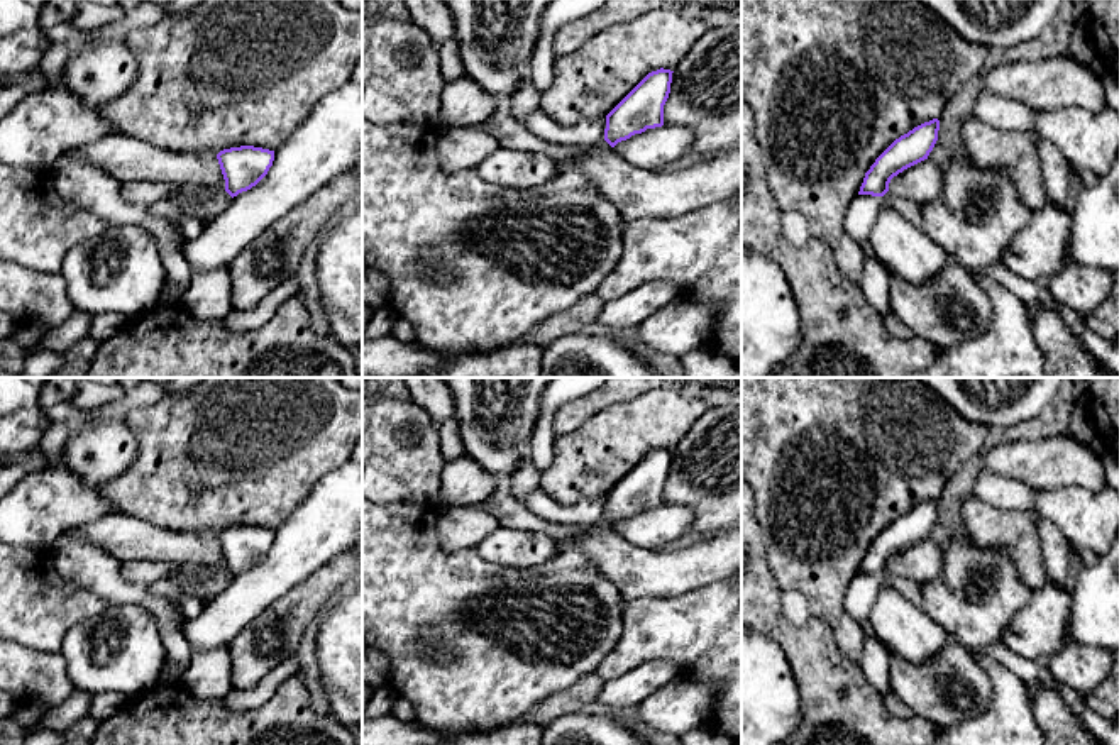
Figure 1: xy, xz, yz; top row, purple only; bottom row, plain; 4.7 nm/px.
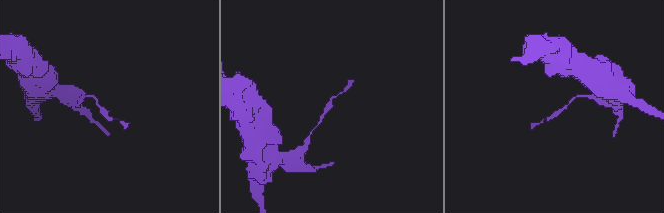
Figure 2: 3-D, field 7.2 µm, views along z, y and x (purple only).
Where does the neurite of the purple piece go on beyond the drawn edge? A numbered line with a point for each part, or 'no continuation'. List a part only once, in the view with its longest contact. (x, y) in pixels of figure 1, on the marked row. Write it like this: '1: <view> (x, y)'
no continuation

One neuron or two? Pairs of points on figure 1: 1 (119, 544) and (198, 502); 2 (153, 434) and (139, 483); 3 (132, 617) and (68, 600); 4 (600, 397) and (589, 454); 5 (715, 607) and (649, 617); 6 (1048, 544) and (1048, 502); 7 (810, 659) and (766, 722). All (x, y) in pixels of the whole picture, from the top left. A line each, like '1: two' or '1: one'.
1: two
2: one
3: two
4: two
5: one
6: two
7: two

